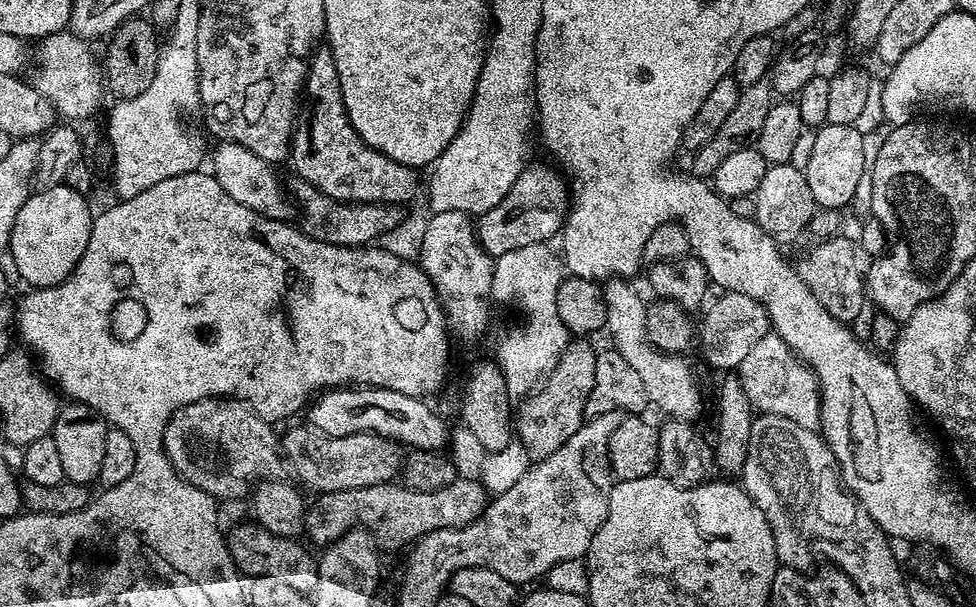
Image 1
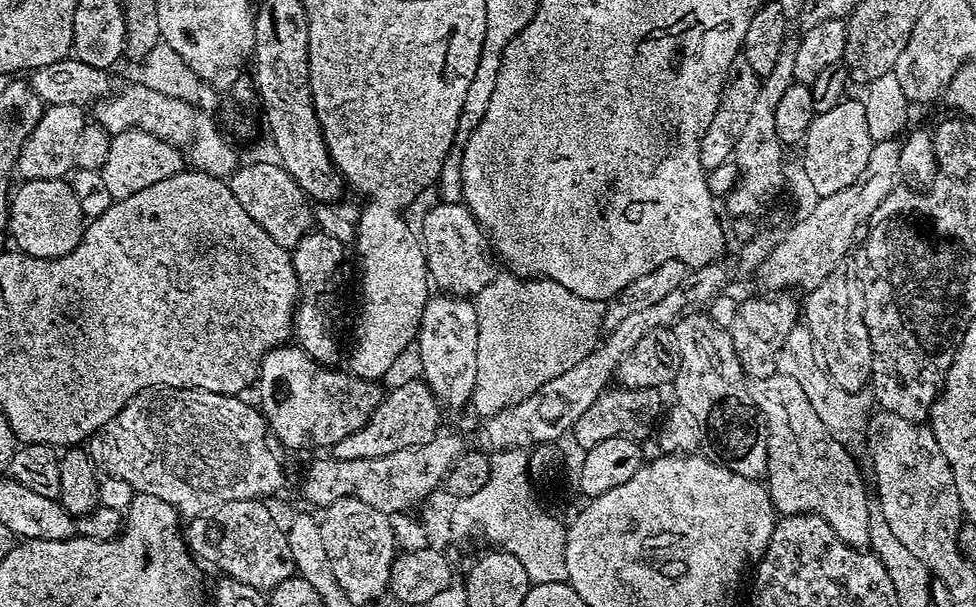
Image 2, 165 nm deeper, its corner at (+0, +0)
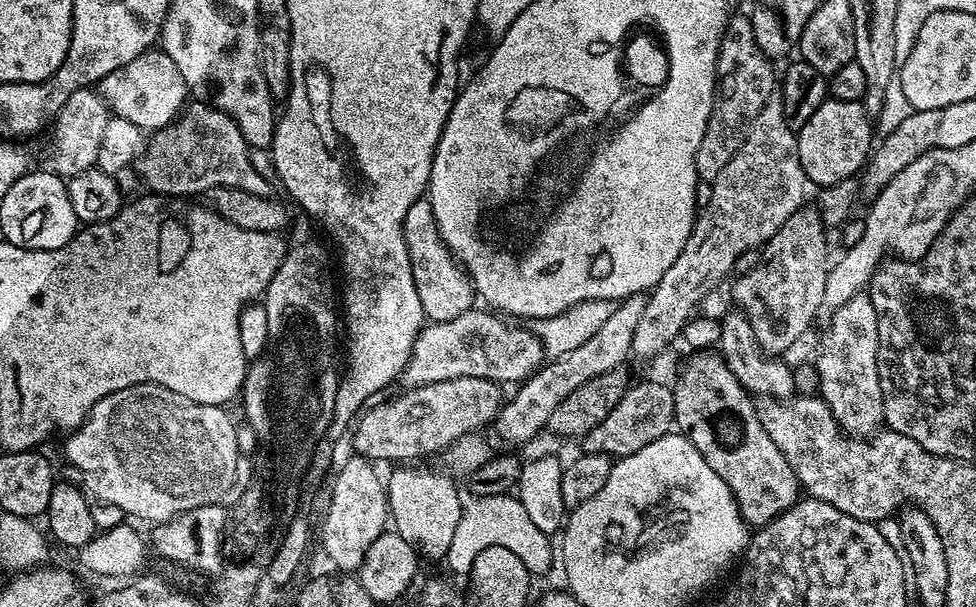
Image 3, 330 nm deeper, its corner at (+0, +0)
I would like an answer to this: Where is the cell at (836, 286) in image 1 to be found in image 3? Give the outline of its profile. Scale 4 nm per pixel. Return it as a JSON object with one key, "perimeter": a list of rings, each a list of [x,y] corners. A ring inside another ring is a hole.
{"perimeter":[[[861,294],[850,298],[831,316],[832,321],[820,340],[820,357],[814,360],[818,392],[830,406],[841,432],[852,438],[871,438],[881,431],[884,424],[882,386],[876,357],[880,349],[878,314],[871,295]]]}

